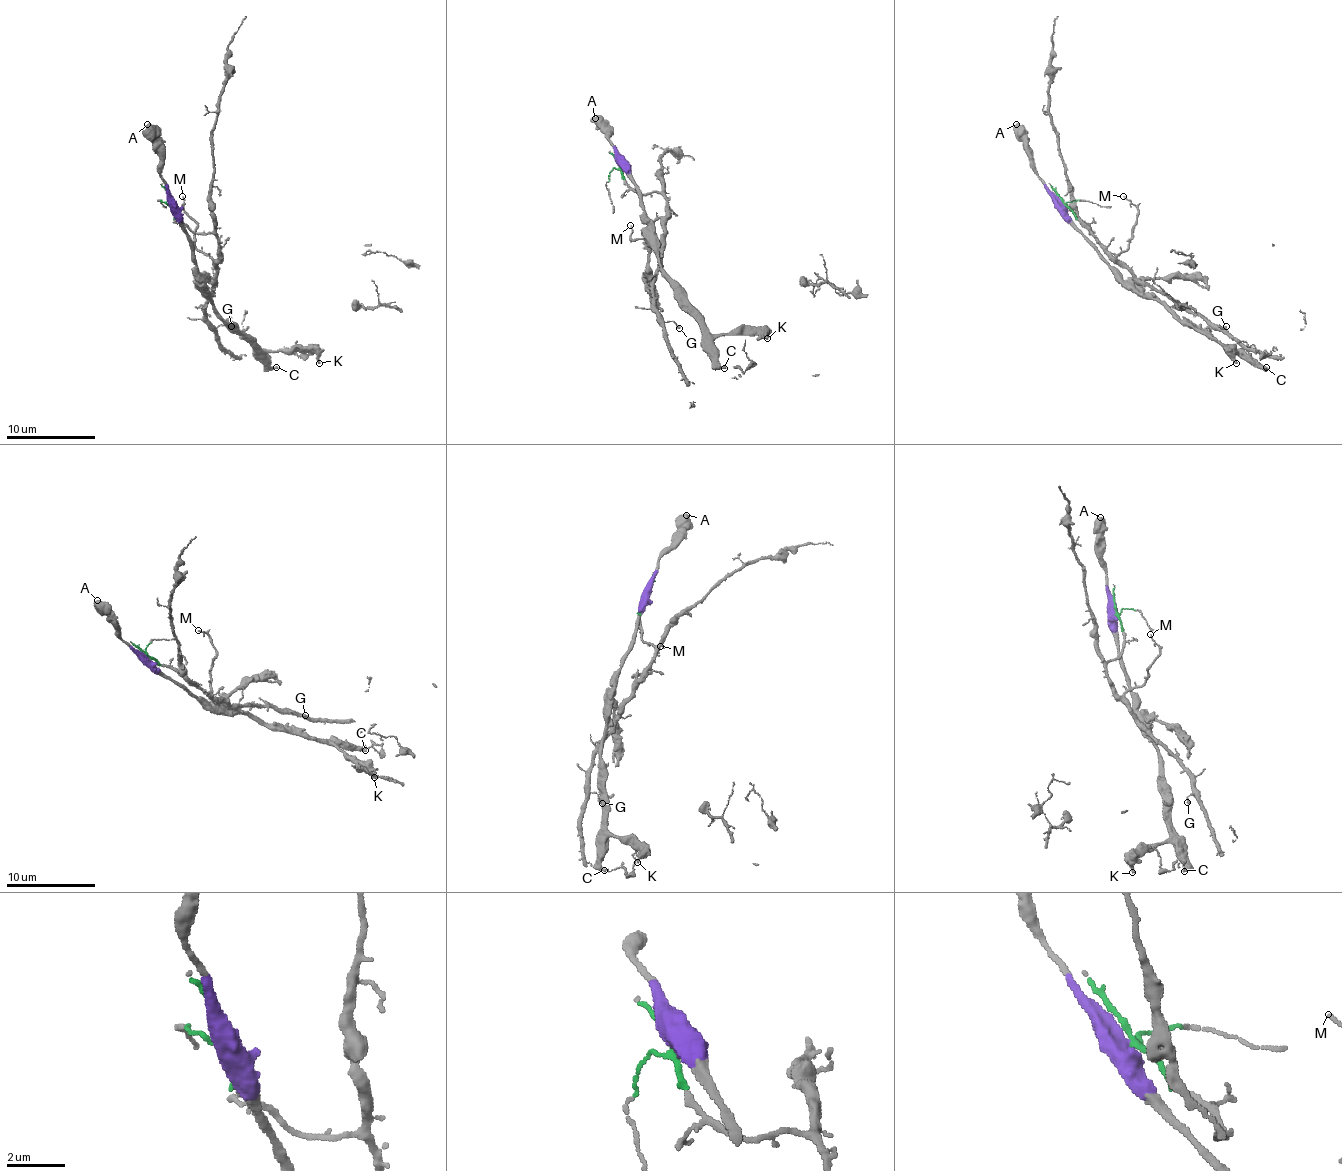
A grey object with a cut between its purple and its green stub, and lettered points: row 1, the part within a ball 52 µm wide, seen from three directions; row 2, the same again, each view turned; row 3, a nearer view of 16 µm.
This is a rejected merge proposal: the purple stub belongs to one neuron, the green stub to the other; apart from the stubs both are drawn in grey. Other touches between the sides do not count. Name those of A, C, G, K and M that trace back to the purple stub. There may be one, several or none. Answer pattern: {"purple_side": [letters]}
{"purple_side": ["A", "C", "K"]}

